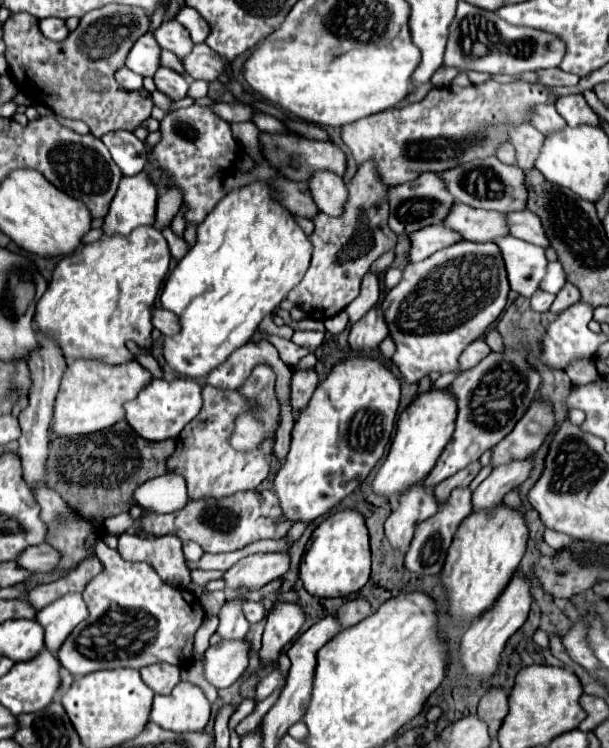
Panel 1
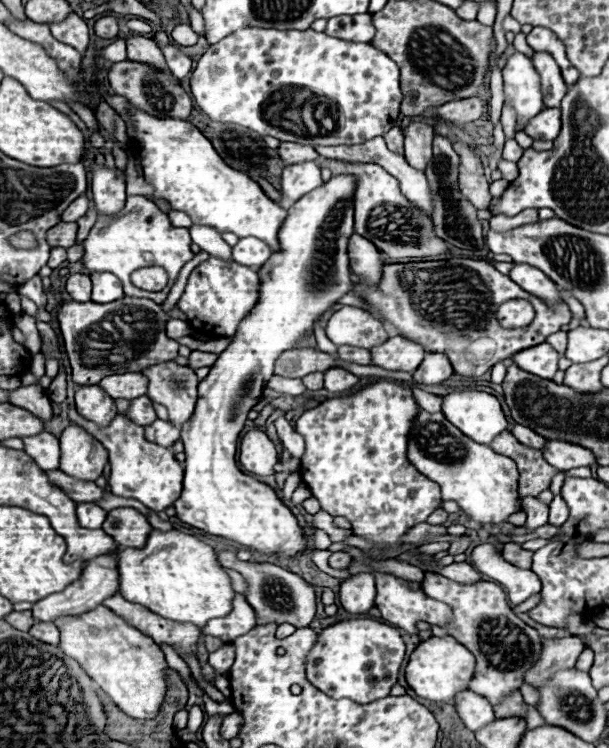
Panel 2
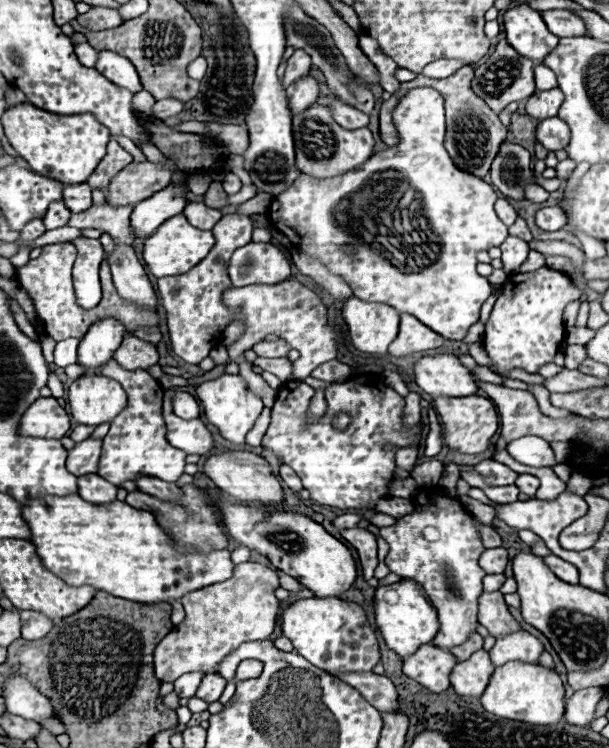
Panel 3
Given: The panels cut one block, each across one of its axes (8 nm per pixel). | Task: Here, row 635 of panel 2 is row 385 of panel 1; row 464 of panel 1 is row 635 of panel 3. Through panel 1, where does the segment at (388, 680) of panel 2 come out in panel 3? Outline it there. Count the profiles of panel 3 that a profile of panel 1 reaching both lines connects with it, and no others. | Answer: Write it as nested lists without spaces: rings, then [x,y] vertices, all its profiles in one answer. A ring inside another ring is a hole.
[[[302,598],[292,602],[288,608],[280,612],[280,628],[282,636],[286,636],[296,652],[306,658],[316,668],[322,668],[326,672],[370,672],[374,664],[380,660],[380,648],[374,630],[370,628],[364,610],[354,604],[340,598]]]

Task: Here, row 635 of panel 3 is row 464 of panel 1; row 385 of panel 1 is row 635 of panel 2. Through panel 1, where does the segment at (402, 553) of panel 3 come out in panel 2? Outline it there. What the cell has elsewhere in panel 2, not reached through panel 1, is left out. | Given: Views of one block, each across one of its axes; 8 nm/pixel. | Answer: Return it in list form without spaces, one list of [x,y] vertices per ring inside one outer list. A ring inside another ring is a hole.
[[[426,572],[422,590],[430,598],[446,602],[454,608],[454,620],[446,626],[446,630],[476,656],[476,674],[470,682],[470,690],[488,698],[492,706],[500,704],[512,690],[518,690],[524,682],[524,674],[540,658],[542,638],[510,610],[502,586],[484,580],[458,584],[436,572]]]

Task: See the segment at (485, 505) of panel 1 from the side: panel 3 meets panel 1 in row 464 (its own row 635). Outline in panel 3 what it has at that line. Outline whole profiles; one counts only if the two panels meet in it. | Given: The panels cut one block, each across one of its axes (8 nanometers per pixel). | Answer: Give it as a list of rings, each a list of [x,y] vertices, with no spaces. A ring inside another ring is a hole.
[[[516,630],[512,634],[496,638],[496,644],[490,650],[490,660],[494,666],[502,666],[508,660],[522,660],[536,664],[542,652],[542,644],[538,638],[524,630]]]

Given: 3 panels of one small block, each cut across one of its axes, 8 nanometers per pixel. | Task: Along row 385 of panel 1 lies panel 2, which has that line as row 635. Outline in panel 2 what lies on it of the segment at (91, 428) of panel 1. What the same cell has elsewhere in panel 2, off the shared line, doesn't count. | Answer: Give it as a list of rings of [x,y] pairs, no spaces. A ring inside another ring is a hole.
[[[98,606],[96,610],[90,610],[88,614],[80,614],[76,618],[58,618],[54,624],[60,630],[62,652],[74,658],[122,712],[126,712],[130,718],[136,718],[136,720],[156,718],[168,692],[168,686],[166,686],[168,664],[160,646],[156,646],[156,642],[146,638],[146,634],[140,634],[134,626],[128,626],[128,622],[124,622],[118,614],[112,614],[106,606]]]

